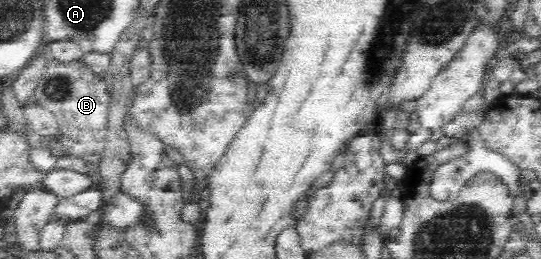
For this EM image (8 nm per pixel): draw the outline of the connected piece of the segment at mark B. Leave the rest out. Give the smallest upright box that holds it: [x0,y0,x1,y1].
[21,51,111,164]

